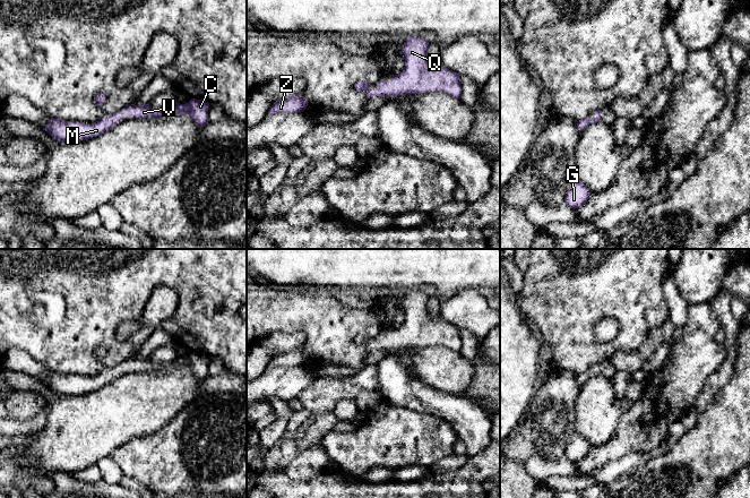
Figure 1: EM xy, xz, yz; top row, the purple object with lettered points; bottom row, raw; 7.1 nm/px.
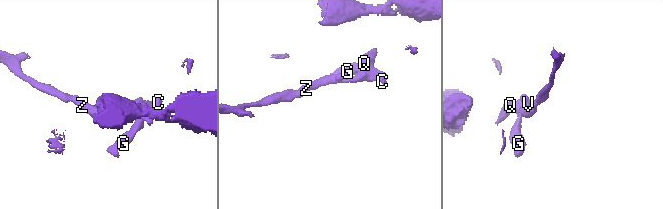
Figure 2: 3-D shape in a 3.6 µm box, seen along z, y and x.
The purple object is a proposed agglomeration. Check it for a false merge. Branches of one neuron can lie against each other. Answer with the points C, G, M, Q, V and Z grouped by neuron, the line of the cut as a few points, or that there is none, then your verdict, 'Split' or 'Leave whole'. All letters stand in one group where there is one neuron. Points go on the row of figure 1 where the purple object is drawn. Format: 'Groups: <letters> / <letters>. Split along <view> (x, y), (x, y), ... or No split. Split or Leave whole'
Groups: C G M Q V Z. No split. Leave whole

